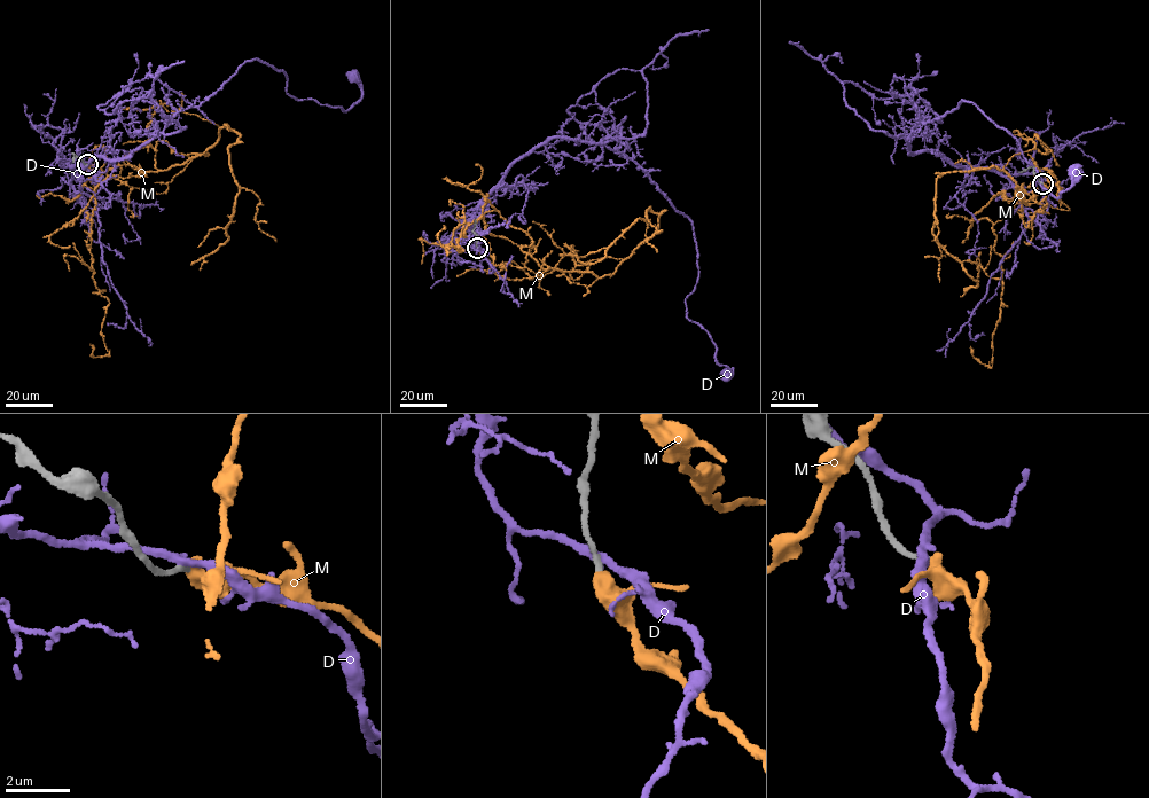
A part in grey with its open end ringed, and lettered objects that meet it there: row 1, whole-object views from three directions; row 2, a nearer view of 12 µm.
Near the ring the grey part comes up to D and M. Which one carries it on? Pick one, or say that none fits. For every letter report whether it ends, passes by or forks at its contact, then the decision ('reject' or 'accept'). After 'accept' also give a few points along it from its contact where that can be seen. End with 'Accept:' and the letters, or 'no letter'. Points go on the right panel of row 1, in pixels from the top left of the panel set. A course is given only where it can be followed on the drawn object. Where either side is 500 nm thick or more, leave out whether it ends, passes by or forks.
D: it passes by; reject
M: it ends; accept; course (1042, 184), (1047, 204), (1030, 227), (1022, 187), (993, 225), (1002, 289), (992, 366), (970, 345)
Accept: M

